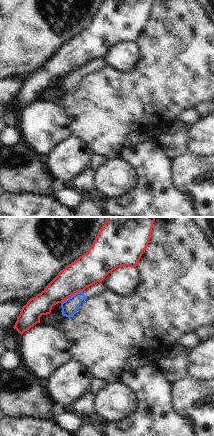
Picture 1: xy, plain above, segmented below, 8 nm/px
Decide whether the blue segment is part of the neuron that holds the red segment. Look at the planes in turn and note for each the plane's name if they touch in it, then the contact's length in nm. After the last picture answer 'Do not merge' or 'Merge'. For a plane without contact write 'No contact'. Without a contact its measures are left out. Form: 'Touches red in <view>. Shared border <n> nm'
Touches red in xy. Shared border 200 nm.

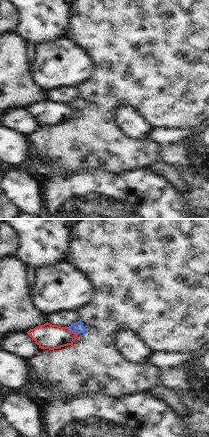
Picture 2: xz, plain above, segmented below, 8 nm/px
Touches red in xz. Shared border 120 nm.

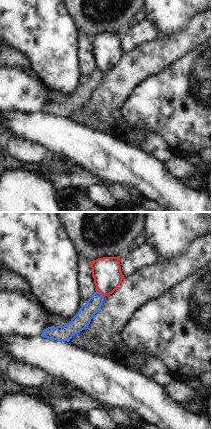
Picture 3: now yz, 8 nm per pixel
Touches red in yz. Shared border 90 nm.

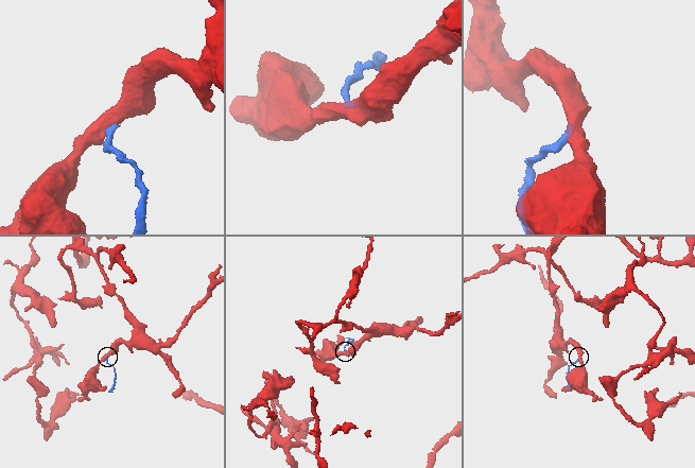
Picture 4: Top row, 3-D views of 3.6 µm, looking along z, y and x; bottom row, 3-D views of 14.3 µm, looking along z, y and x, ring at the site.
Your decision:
Do not merge.

